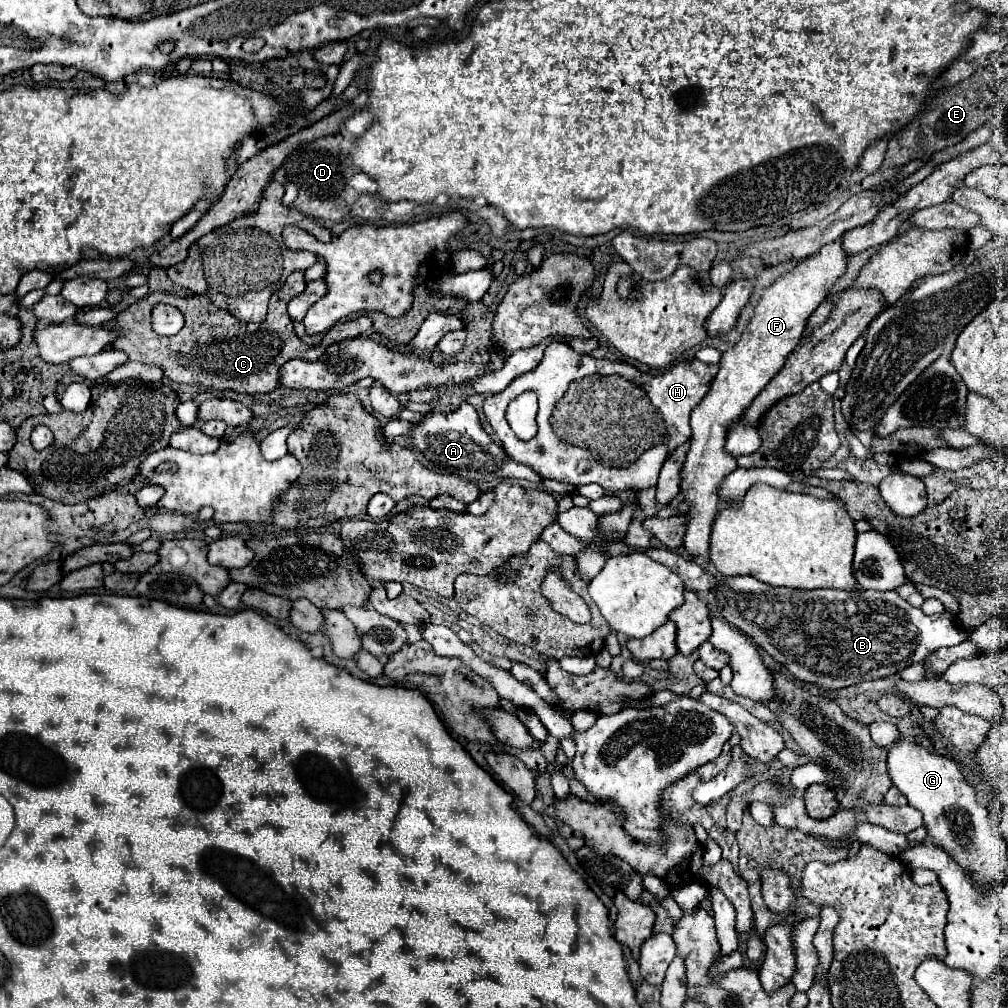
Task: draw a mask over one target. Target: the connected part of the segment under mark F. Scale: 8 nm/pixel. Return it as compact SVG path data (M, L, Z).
M829 243L819 253L801 261L791 273L777 279L771 287L765 289L755 315L751 317L747 329L741 335L741 341L725 351L719 361L719 373L713 379L707 395L691 413L693 435L689 439L689 453L681 469L679 491L683 501L689 505L687 531L683 537L683 547L691 559L707 561L709 557L709 533L713 519L719 509L719 485L721 481L737 469L737 461L731 453L725 451L727 425L739 419L759 391L783 369L791 351L799 345L803 335L803 325L811 311L825 299L827 289L843 275L847 255L841 249L841 243Z

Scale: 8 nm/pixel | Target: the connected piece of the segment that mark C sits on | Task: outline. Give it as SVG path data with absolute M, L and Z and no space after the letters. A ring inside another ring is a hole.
M291 273L291 277L287 277L287 283L271 295L267 319L263 323L239 323L225 309L217 309L205 295L173 297L165 291L155 291L115 315L111 321L103 323L103 327L121 331L121 335L117 335L117 339L111 343L113 349L127 353L131 361L159 365L163 369L163 375L175 383L211 387L217 391L231 389L237 393L269 393L279 385L279 367L283 363L291 359L303 359L309 363L317 361L329 345L343 339L355 339L371 329L369 317L359 317L349 323L337 323L333 331L327 331L321 345L309 347L295 335L293 321L287 315L287 301L303 293L303 289L303 273ZM161 301L177 305L185 317L183 329L173 337L163 337L151 327L151 309Z

